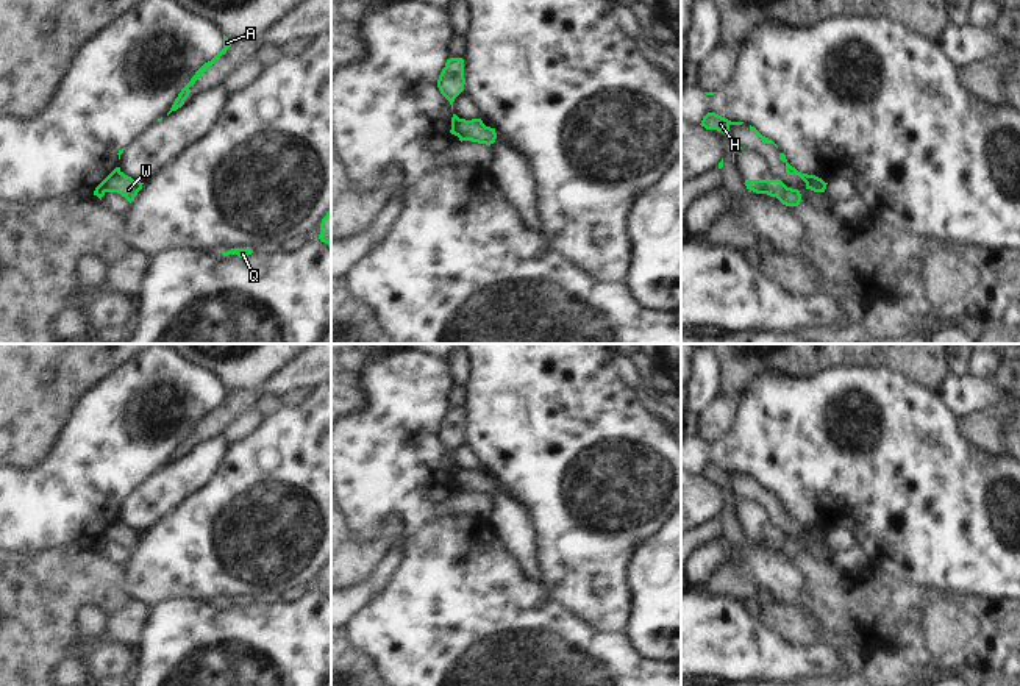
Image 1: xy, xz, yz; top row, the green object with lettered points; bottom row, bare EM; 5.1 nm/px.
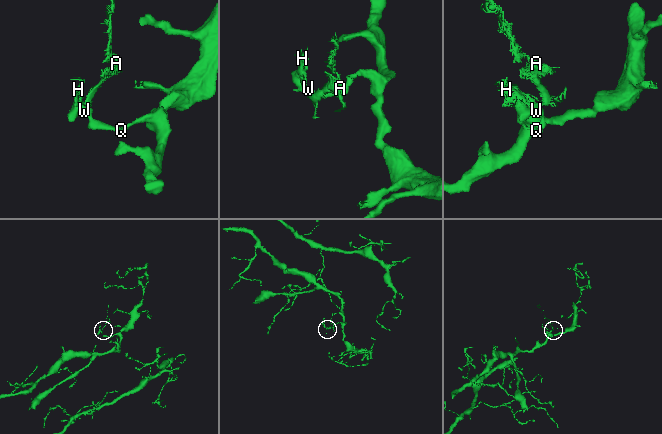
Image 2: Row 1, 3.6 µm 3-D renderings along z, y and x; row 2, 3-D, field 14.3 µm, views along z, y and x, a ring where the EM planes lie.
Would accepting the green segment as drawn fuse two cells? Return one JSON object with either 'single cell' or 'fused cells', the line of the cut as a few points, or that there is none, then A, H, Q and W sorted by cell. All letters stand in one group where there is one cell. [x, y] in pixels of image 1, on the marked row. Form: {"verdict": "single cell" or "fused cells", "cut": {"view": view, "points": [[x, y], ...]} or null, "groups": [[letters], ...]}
{"verdict": "fused cells", "cut": {"view": "xy", "points": [[119, 171], [108, 182], [105, 191]]}, "groups": [["A", "H"], ["Q", "W"]]}

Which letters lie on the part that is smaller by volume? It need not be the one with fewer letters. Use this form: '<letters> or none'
A, H

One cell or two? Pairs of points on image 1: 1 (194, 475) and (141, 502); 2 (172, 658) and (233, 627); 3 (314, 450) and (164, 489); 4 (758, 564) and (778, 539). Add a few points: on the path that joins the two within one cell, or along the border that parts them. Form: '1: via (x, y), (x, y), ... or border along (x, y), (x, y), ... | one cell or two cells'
1: via (181, 478), (153, 500) | one cell
2: via (188, 649), (196, 643), (213, 641), (217, 636) | one cell
3: border along (228, 444), (228, 450), (214, 475), (183, 500) | two cells
4: border along (747, 538), (775, 546), (783, 553), (795, 557) | two cells

